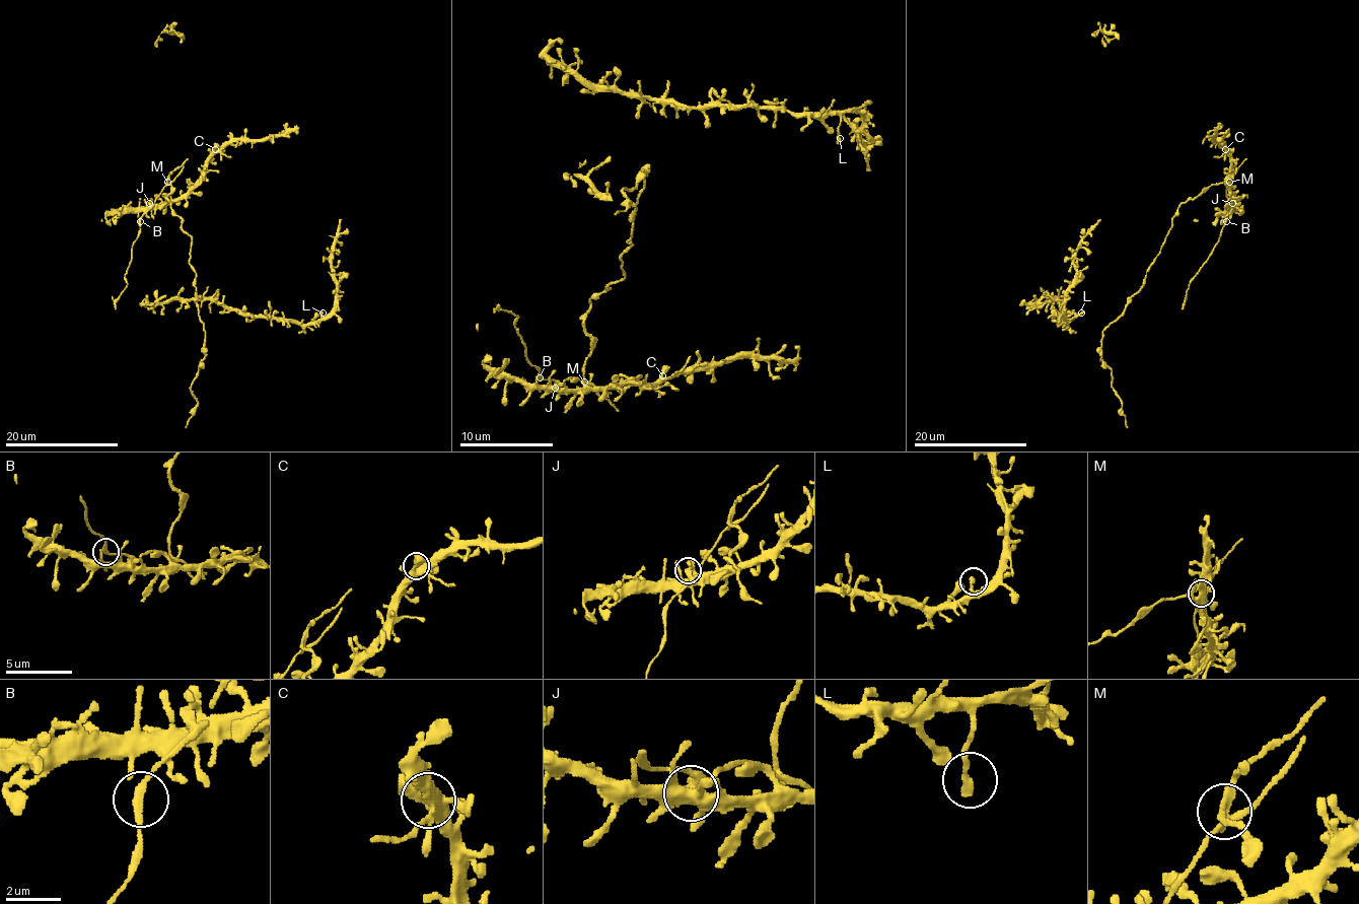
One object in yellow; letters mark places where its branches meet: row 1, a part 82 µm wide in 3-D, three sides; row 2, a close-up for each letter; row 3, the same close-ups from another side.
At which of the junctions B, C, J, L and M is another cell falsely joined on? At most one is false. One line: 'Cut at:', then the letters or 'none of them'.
Cut at: M

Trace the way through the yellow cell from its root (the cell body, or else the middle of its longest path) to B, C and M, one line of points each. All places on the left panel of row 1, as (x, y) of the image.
B: (185, 232), (166, 198), (171, 193), (168, 182), (159, 196), (150, 201), (150, 208), (140, 221)
C: (185, 232), (166, 198), (168, 182), (150, 201), (166, 205), (180, 200), (201, 177), (215, 149)
M: (185, 232), (166, 198), (171, 193), (166, 182)

